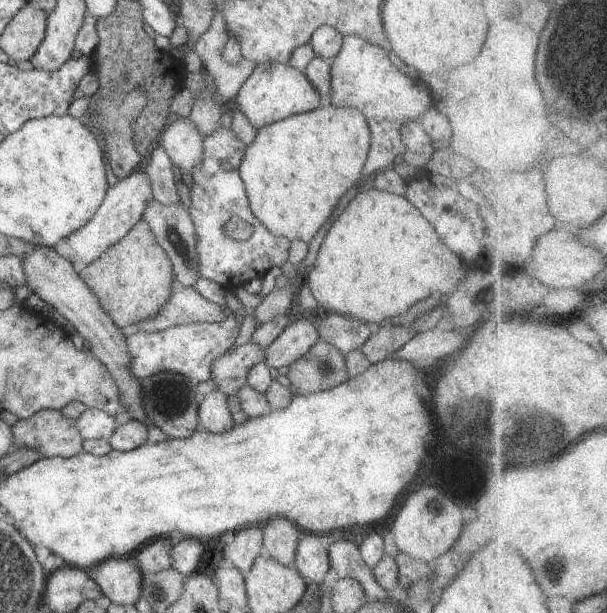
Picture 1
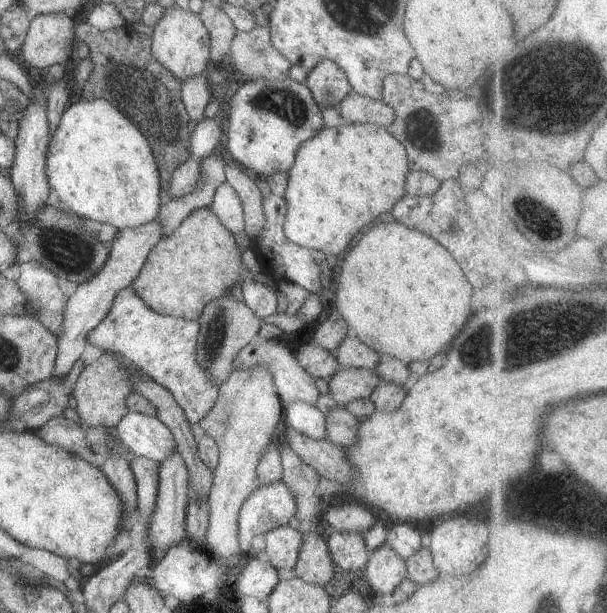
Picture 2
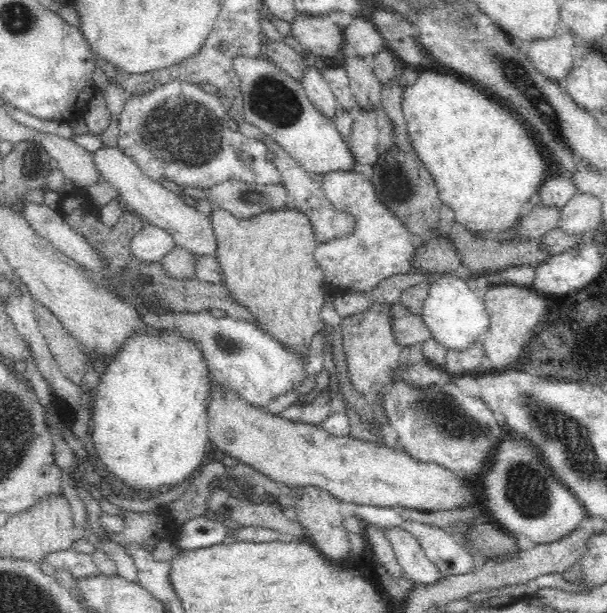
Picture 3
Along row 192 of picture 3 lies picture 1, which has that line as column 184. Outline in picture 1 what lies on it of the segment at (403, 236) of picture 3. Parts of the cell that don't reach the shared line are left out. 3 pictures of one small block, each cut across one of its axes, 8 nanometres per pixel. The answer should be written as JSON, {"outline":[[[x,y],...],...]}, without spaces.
{"outline":[[[231,313],[222,324],[182,324],[176,328],[166,328],[162,332],[138,331],[126,337],[126,348],[132,358],[130,372],[138,380],[148,378],[158,372],[176,372],[195,384],[212,378],[212,362],[224,352],[231,350],[238,338],[241,325]]]}

